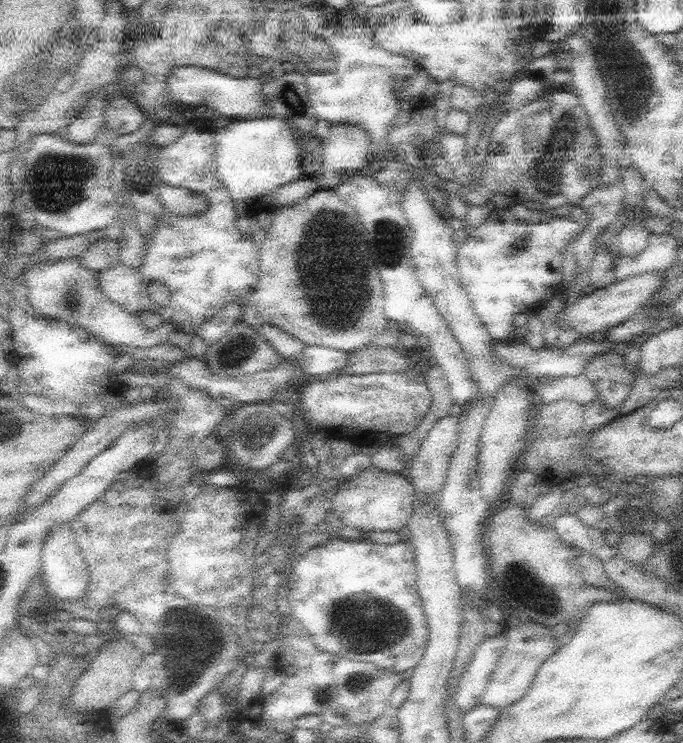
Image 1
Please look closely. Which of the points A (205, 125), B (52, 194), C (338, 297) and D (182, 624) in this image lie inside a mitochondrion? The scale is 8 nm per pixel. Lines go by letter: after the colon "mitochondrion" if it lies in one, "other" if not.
A: other
B: mitochondrion
C: mitochondrion
D: mitochondrion

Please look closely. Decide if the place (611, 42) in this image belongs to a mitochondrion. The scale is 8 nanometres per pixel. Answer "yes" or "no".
yes

